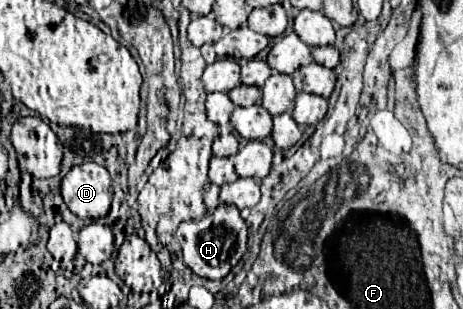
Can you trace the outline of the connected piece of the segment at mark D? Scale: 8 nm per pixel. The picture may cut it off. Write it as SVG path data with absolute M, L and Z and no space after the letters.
M95 162L73 166L61 180L61 196L75 216L83 220L103 218L113 198L111 176L105 166Z

